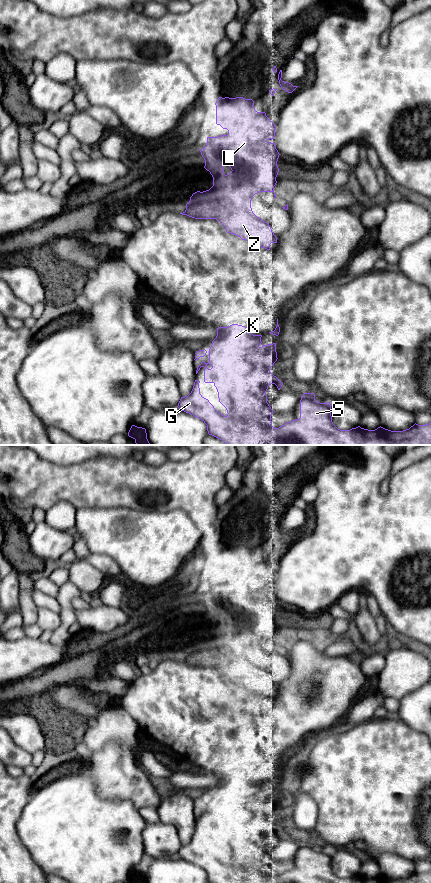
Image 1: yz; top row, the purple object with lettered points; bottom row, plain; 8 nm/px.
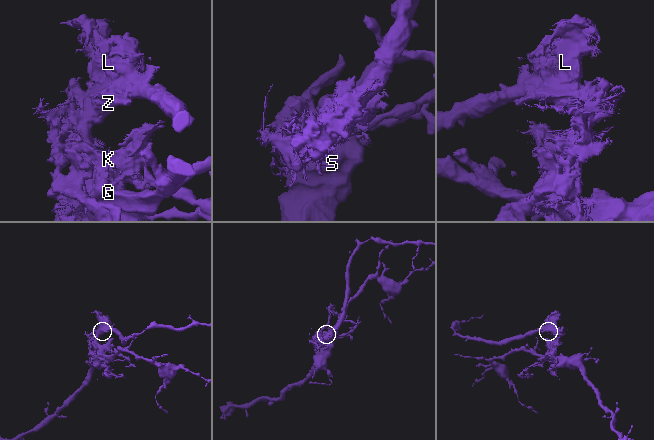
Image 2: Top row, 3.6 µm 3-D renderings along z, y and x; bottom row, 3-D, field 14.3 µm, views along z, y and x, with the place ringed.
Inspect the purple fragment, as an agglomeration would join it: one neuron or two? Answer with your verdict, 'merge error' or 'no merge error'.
merge error

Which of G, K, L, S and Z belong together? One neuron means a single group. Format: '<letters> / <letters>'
G K L S / Z

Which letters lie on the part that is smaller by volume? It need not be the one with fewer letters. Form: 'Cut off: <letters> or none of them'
Cut off: Z

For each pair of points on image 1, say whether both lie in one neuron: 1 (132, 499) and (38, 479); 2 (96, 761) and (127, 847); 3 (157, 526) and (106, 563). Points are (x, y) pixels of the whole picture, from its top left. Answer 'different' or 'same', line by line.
1: same
2: different
3: different

